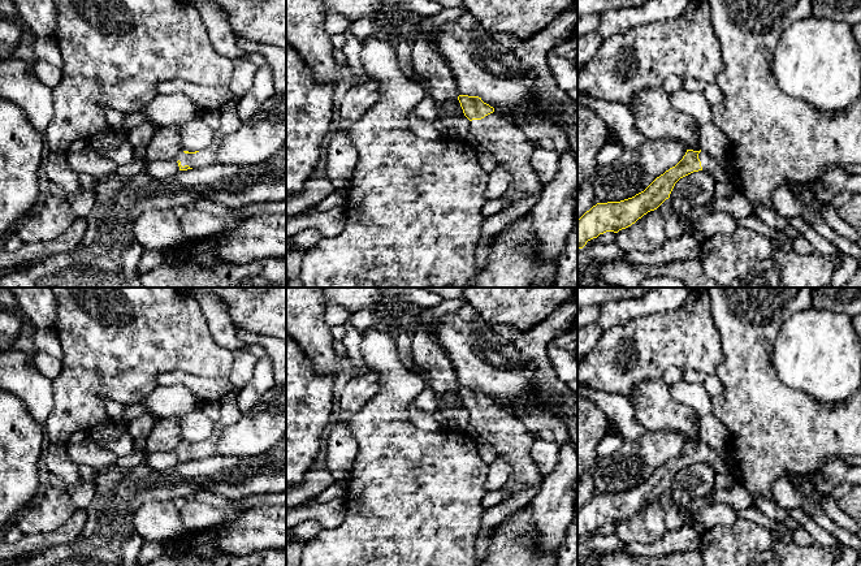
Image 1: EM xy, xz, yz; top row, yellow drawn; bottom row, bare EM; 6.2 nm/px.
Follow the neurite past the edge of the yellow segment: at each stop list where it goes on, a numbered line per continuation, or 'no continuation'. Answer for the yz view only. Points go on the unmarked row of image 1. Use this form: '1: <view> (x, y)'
1: yz (719, 462)

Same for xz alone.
1: xz (507, 433)

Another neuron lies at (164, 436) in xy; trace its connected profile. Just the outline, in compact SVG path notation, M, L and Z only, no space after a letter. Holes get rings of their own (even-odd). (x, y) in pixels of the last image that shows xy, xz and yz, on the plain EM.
M166 418L156 419L144 446L150 453L176 451L179 444L178 418Z

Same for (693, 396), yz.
M680 381L670 386L670 394L676 402L692 409L698 416L713 412L713 397L702 385Z

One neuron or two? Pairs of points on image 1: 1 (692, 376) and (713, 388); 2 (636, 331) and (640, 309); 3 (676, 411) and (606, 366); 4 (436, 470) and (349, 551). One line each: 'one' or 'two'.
1: one
2: two
3: two
4: one

